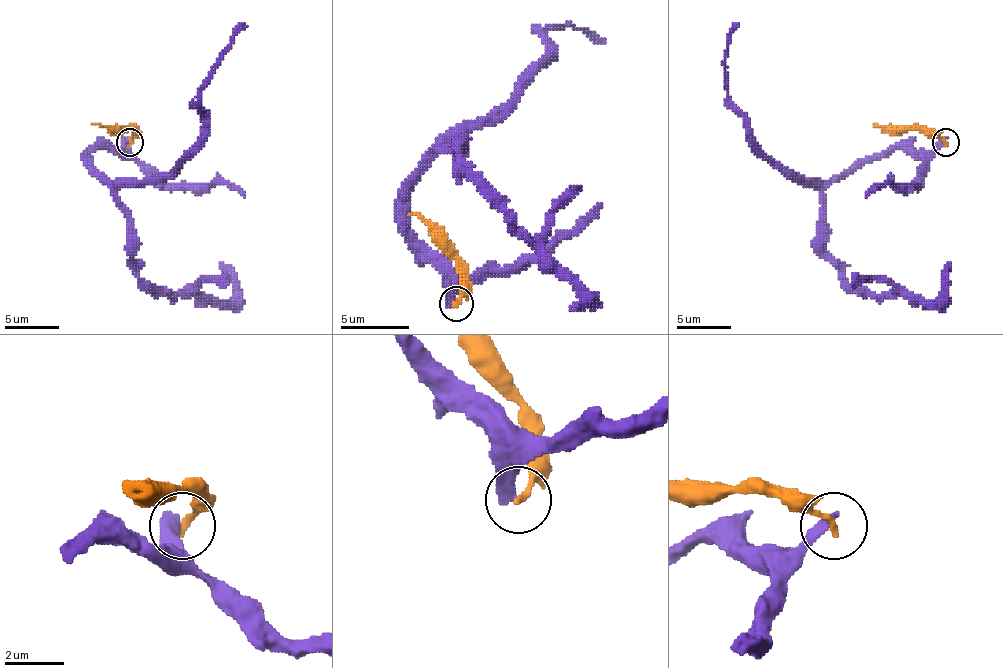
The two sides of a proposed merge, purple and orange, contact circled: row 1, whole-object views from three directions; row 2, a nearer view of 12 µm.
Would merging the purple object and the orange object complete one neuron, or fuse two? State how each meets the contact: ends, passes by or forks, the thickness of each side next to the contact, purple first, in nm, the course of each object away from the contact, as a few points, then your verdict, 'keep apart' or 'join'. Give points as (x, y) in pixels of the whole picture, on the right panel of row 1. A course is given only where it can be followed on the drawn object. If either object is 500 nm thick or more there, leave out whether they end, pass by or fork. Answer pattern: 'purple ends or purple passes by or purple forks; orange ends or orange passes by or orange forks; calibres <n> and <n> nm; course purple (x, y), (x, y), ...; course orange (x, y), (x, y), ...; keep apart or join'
purple ends; orange ends; calibres 400 and 220 nm; course purple (945, 143), (858, 159), (822, 192), (822, 251), (847, 284), (934, 300), (950, 262); course orange (945, 143), (925, 132), (874, 124); keep apart

